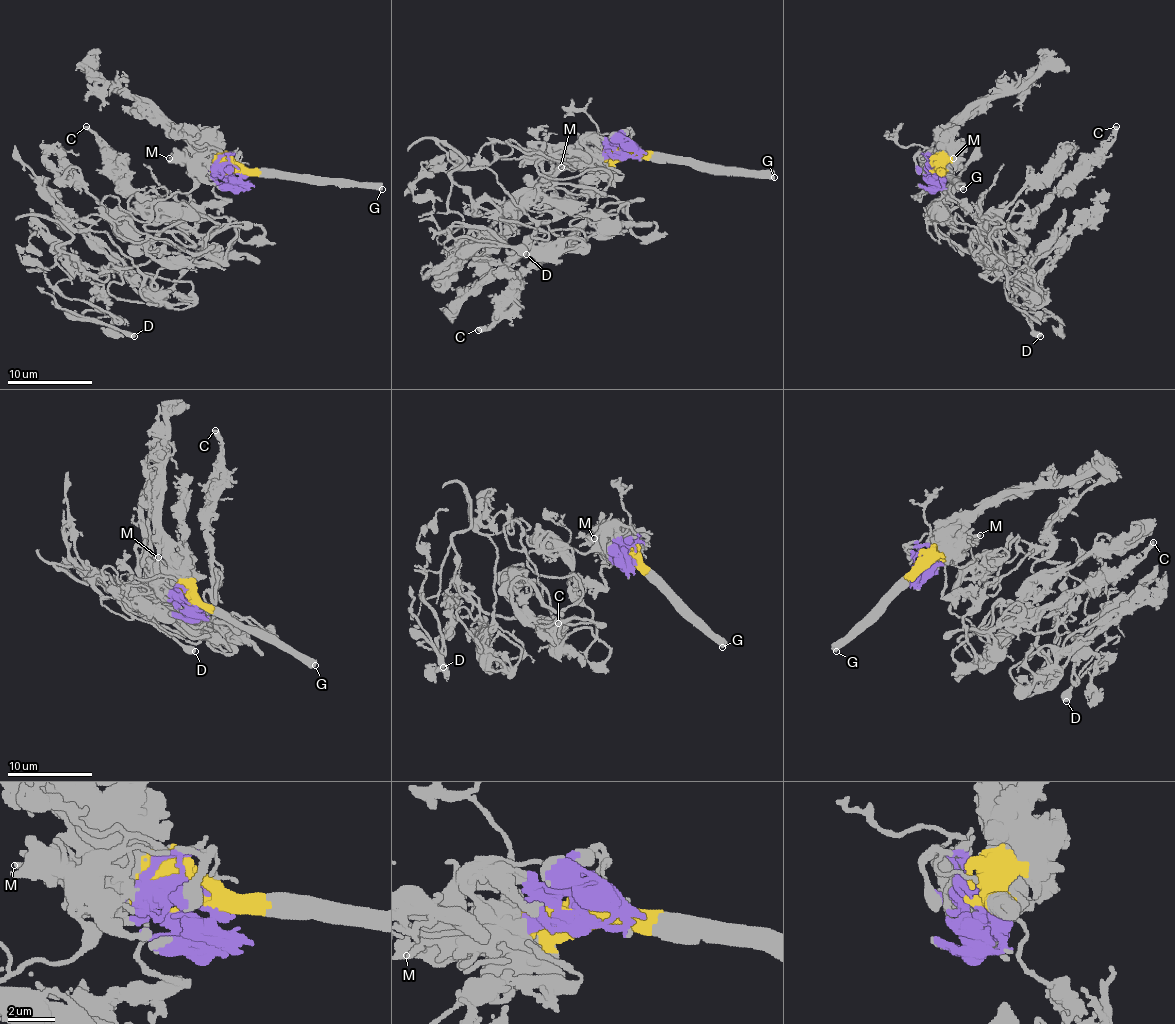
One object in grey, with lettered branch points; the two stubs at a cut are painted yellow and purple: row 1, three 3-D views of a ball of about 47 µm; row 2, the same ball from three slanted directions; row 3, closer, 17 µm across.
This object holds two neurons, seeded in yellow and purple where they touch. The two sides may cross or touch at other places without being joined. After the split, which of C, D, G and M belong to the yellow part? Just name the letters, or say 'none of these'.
G, M

